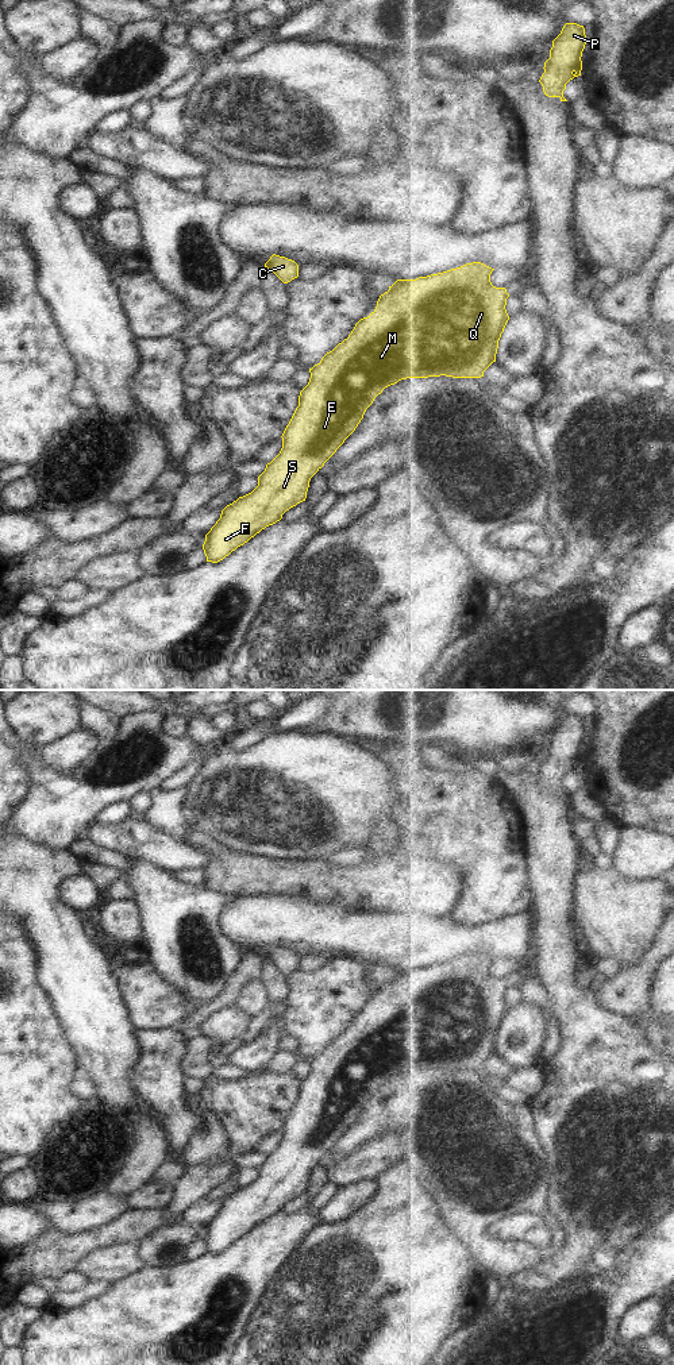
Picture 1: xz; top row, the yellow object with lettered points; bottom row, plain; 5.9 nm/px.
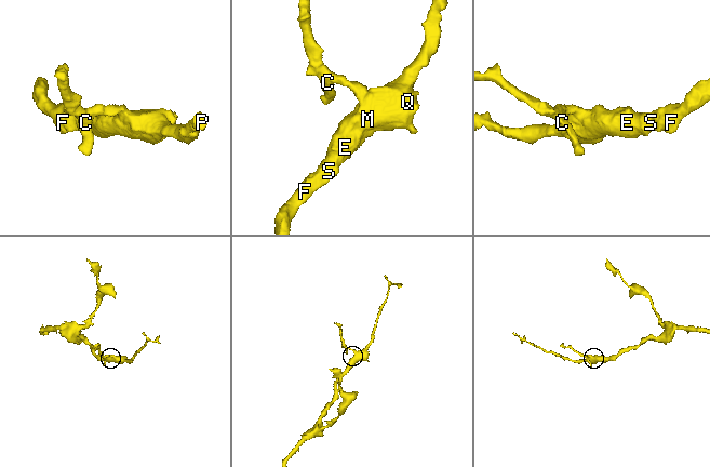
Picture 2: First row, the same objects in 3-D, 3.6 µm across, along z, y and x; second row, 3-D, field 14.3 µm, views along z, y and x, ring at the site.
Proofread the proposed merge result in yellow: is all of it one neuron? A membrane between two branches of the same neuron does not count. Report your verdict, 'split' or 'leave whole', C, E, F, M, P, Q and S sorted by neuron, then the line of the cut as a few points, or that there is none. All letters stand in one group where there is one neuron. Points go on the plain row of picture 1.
leave whole; groups C E F M P Q S; cut none

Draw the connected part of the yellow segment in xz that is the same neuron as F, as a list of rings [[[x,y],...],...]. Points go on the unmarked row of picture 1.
[[[481,953],[466,955],[416,971],[397,971],[388,983],[380,987],[375,1000],[355,1015],[348,1029],[309,1060],[309,1073],[300,1083],[299,1098],[281,1127],[280,1145],[266,1156],[265,1162],[258,1168],[258,1177],[227,1196],[222,1202],[220,1210],[205,1226],[203,1241],[207,1253],[223,1252],[262,1221],[280,1212],[286,1202],[305,1192],[311,1169],[355,1122],[366,1100],[385,1079],[407,1069],[484,1068],[484,1063],[496,1053],[498,1032],[509,1011],[505,1000],[509,986],[505,979],[492,976],[493,961]]]

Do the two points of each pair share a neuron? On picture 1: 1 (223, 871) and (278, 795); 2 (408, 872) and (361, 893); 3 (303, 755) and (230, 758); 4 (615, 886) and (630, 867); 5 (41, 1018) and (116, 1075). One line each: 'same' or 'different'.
1: different
2: same
3: same
4: different
5: different

